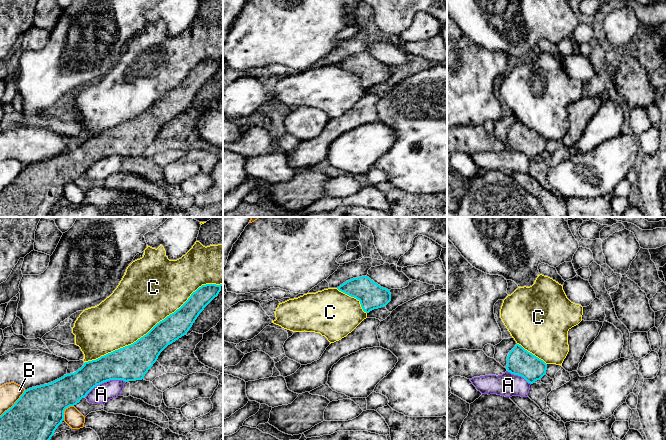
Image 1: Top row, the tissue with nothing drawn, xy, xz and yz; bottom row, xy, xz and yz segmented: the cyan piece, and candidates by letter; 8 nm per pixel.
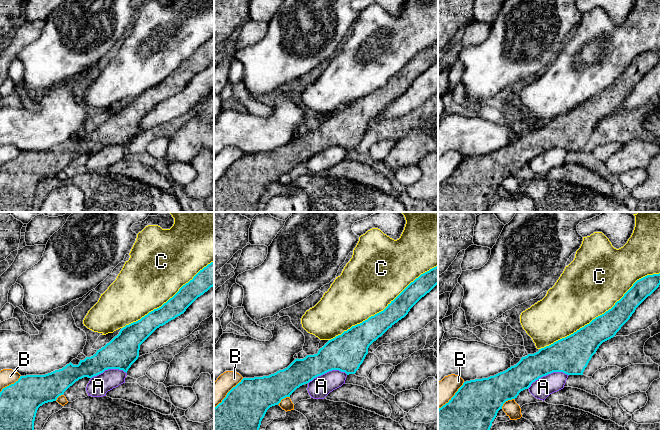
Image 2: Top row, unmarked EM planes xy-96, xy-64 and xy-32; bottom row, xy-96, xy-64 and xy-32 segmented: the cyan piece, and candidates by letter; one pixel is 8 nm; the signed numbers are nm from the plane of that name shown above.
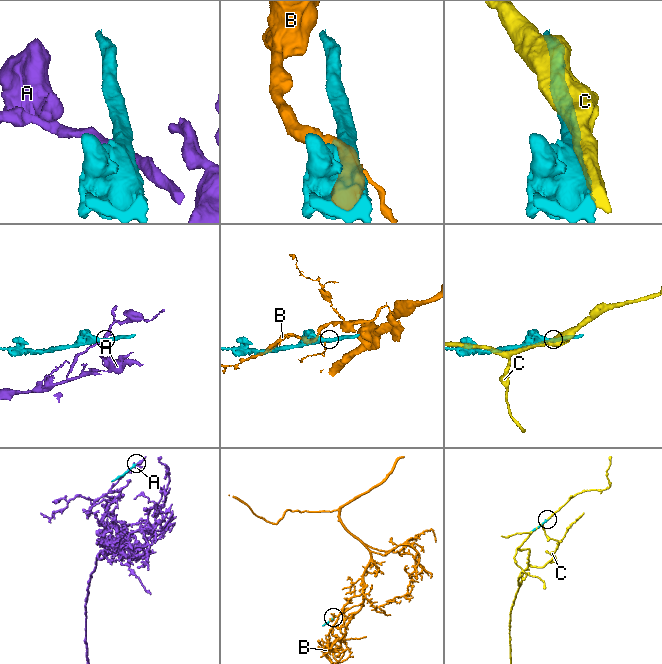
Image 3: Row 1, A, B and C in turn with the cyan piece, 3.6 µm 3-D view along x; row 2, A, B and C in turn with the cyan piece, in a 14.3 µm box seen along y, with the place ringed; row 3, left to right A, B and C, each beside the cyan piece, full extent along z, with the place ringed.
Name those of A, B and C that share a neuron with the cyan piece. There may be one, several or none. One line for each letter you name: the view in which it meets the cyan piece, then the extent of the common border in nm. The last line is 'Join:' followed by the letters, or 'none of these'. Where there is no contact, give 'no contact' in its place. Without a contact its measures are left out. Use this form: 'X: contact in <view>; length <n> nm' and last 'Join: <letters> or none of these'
Join: none of these

